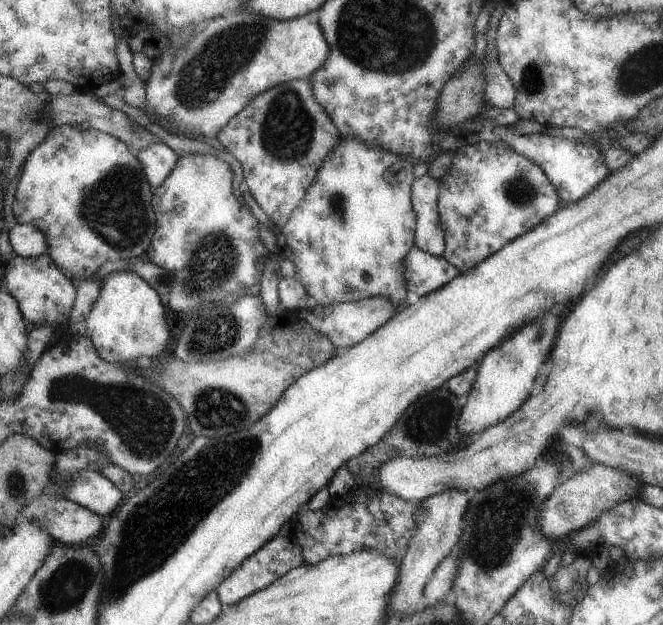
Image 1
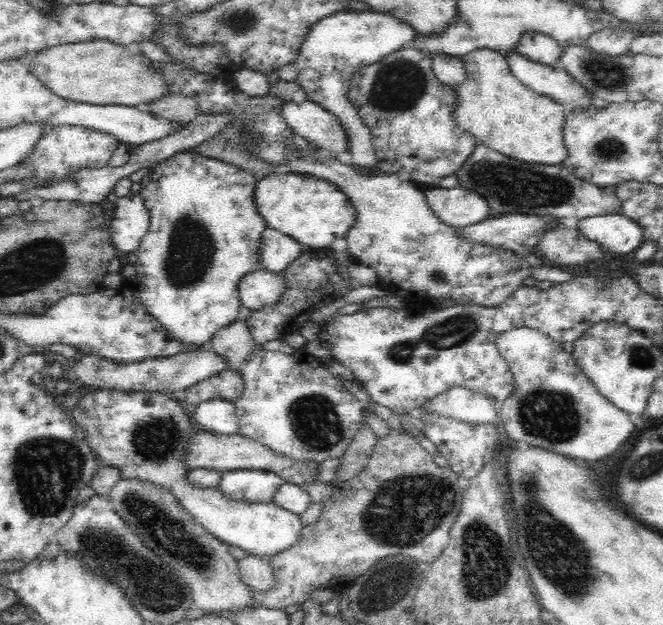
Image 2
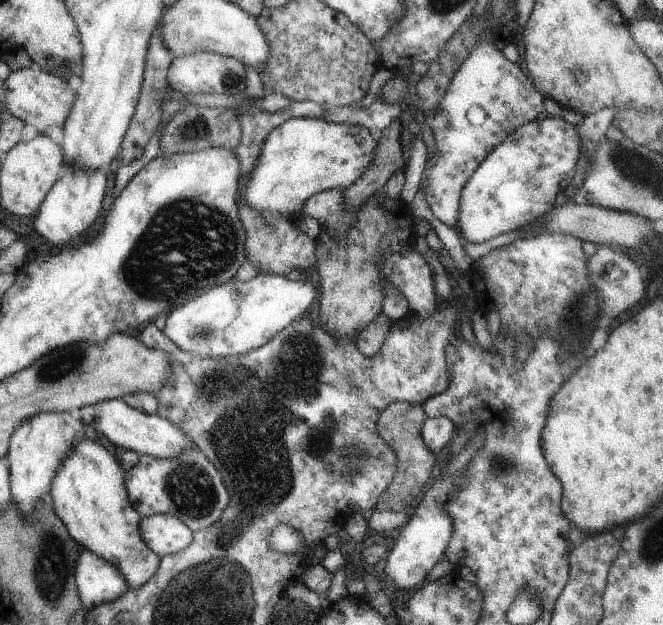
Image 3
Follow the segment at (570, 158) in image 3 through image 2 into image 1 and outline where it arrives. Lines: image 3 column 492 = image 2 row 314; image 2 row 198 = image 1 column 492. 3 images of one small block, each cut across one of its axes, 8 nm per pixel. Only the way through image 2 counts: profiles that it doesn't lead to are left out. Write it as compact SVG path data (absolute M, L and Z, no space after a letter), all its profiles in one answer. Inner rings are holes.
M481 141L452 154L450 172L440 178L438 212L444 230L444 258L460 273L530 232L563 205L550 180L510 144Z

